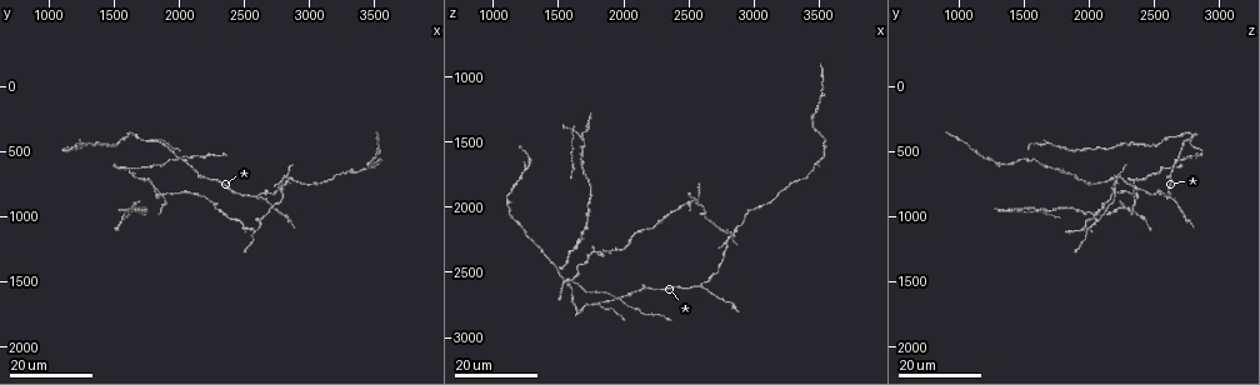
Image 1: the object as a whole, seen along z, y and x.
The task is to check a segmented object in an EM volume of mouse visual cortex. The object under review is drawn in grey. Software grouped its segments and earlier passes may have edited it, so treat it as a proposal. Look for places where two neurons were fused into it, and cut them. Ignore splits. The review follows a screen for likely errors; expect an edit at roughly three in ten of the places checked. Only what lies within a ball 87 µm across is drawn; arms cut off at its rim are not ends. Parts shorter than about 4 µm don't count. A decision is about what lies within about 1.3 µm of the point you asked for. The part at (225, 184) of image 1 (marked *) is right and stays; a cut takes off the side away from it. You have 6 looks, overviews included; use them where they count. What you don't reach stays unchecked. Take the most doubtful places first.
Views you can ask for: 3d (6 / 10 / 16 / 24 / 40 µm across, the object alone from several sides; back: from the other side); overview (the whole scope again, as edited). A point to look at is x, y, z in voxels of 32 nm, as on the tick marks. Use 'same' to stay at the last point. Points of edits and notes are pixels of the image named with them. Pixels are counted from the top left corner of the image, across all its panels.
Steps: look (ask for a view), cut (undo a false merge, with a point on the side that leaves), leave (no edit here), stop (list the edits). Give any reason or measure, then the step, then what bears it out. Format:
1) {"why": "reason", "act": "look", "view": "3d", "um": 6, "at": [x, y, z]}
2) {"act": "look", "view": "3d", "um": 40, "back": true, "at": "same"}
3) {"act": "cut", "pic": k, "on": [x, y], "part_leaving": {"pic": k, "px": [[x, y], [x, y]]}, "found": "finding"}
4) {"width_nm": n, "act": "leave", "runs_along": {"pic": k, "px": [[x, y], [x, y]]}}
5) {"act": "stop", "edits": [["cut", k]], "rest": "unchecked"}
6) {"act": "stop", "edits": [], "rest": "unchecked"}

{"why": "thin arm on a thick one", "act": "look", "view": "3d", "um": 24, "at": [2820, 700, 2220]}

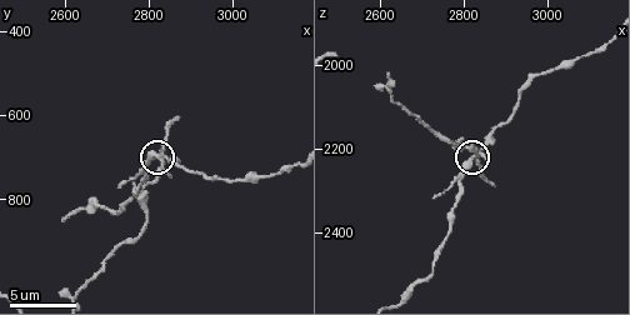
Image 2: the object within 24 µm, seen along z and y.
{"act": "look", "view": "3d", "um": 6, "at": [2825, 715, 2210]}

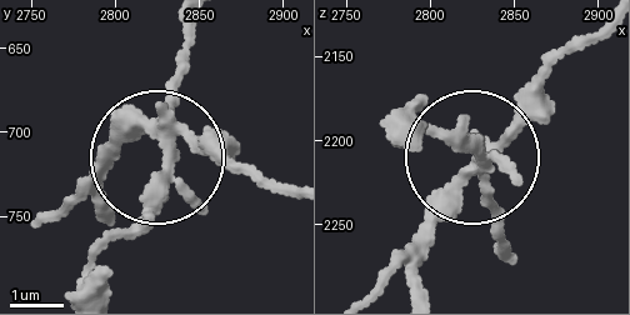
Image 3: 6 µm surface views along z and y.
{"width_nm": 270, "act": "cut", "pic": 3, "on": [131, 239], "found": "two neurons meet here"}

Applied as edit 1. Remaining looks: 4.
{"why": "four arms meet", "act": "look", "view": "3d", "um": 24, "at": [1960, 540, 2680]}

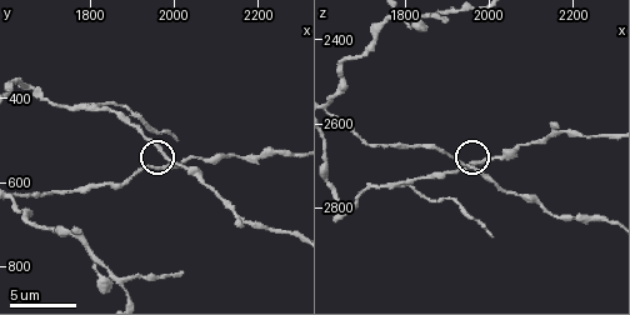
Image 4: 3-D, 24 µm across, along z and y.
{"act": "look", "view": "3d", "um": 10, "at": [1980, 540, 2690]}

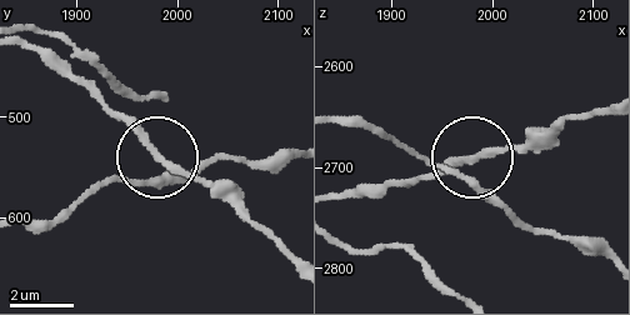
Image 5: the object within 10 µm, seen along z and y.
{"act": "leave", "runs_along": {"pic": 5, "px": [[605, 108], [556, 121], [524, 149], [484, 151], [414, 175]]}, "found": "one neuron here"}

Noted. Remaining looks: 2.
{"why": "four or more arms meet", "act": "look", "view": "3d", "um": 24, "at": [1620, 960, 1400]}

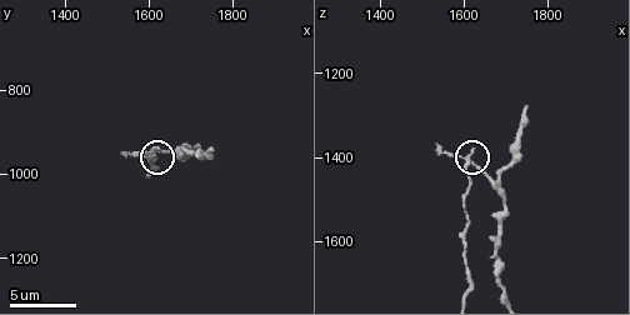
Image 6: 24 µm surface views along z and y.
{"act": "look", "view": "3d", "um": 10, "at": [1610, 955, 1415]}

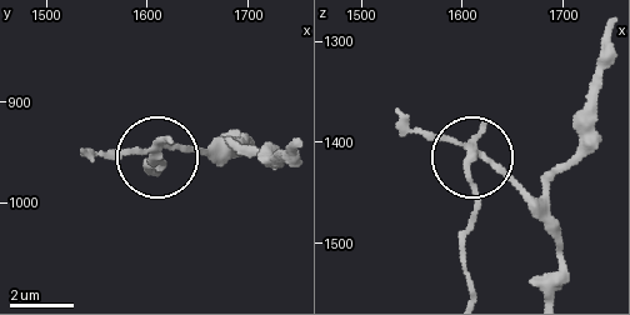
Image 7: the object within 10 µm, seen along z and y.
{"arms": 4, "act": "cut", "pic": 7, "on": [161, 170], "found": "two neurons meet here"}

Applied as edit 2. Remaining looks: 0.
{"act": "stop", "edits": [["cut", 3], ["cut", 7]], "rest": "unchecked"}

